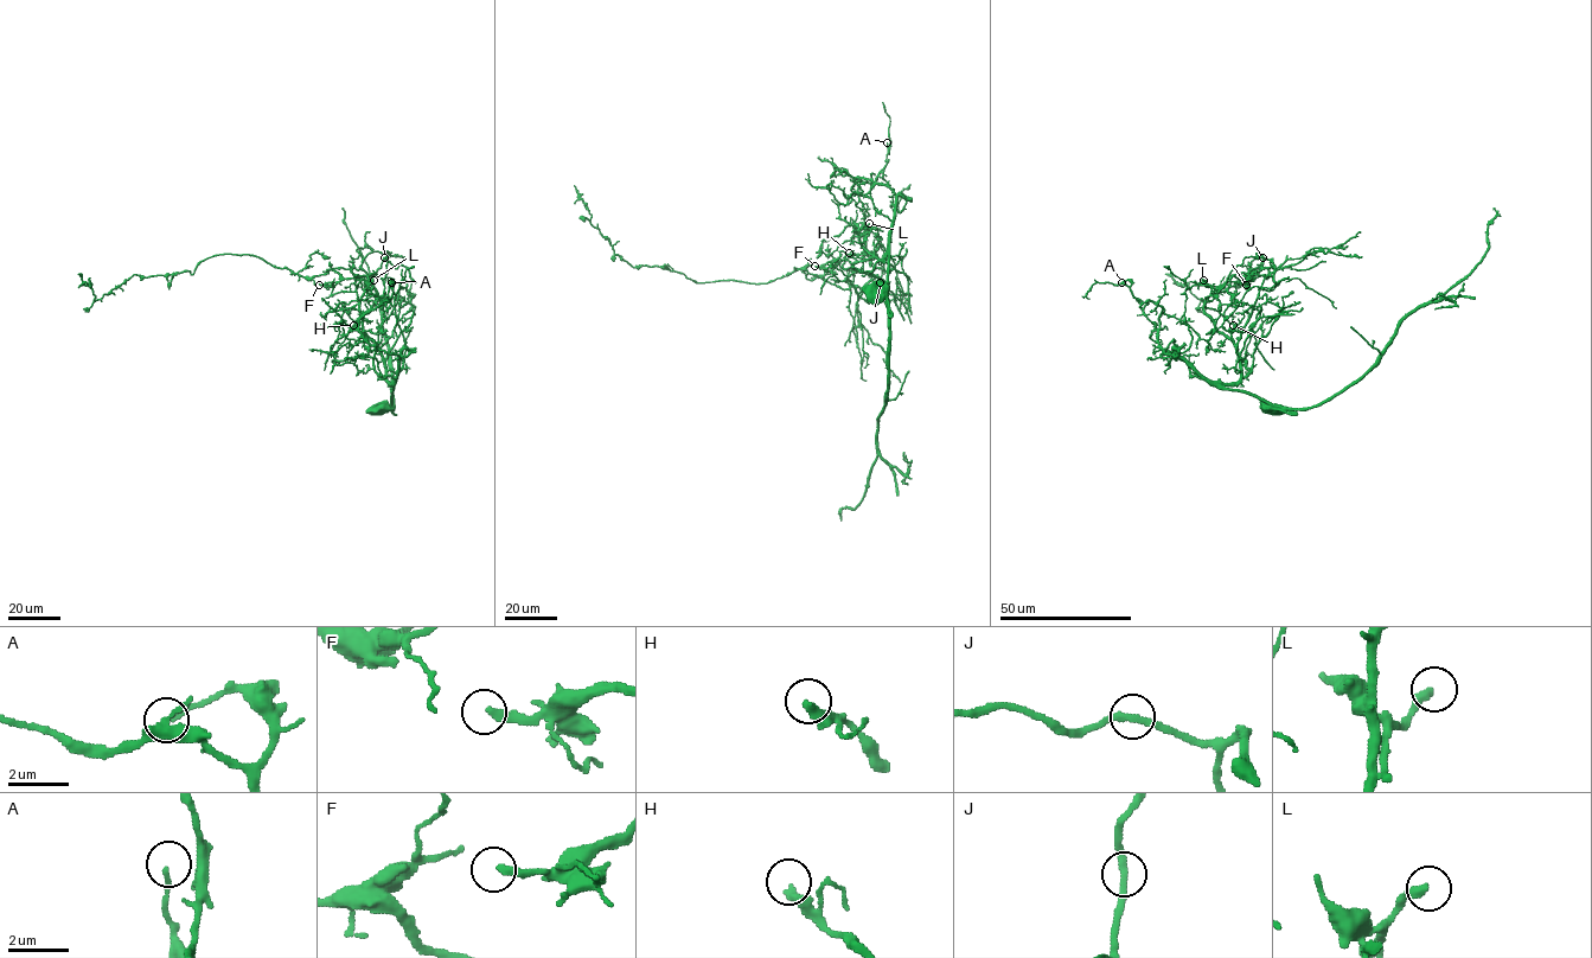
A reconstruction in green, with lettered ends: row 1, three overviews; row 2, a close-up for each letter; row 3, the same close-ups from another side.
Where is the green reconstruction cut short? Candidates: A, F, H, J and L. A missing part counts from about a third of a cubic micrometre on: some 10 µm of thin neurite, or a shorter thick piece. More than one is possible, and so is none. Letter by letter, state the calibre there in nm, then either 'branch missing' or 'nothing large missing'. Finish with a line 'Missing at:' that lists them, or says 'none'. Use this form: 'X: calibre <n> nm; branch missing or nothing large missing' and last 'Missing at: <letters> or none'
A: calibre 100 nm; nothing large missing
F: calibre 280 nm; nothing large missing
H: calibre 320 nm; nothing large missing
J: calibre 220 nm; nothing large missing
L: calibre 300 nm; branch missing
Missing at: L

